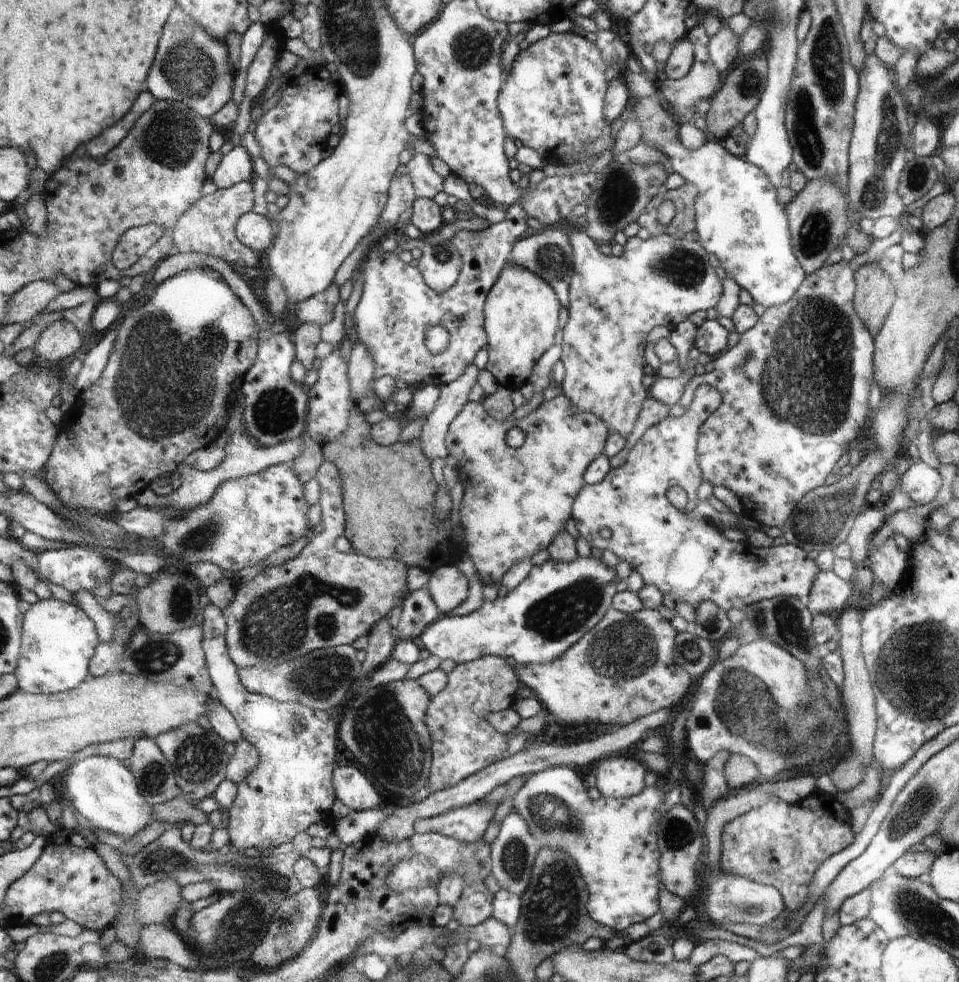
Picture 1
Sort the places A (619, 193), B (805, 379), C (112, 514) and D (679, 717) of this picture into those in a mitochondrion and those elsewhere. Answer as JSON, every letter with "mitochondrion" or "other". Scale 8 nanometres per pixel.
{"A":"mitochondrion","B":"mitochondrion","C":"other","D":"other"}

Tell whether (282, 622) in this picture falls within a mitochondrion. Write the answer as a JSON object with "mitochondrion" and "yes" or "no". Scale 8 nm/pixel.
{"mitochondrion":"yes"}

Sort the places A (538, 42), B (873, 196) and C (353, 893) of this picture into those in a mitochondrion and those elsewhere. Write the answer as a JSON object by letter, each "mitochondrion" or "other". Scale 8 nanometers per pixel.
{"A":"other","B":"mitochondrion","C":"other"}

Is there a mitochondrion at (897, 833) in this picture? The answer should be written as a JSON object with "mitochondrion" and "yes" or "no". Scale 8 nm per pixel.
{"mitochondrion":"yes"}

